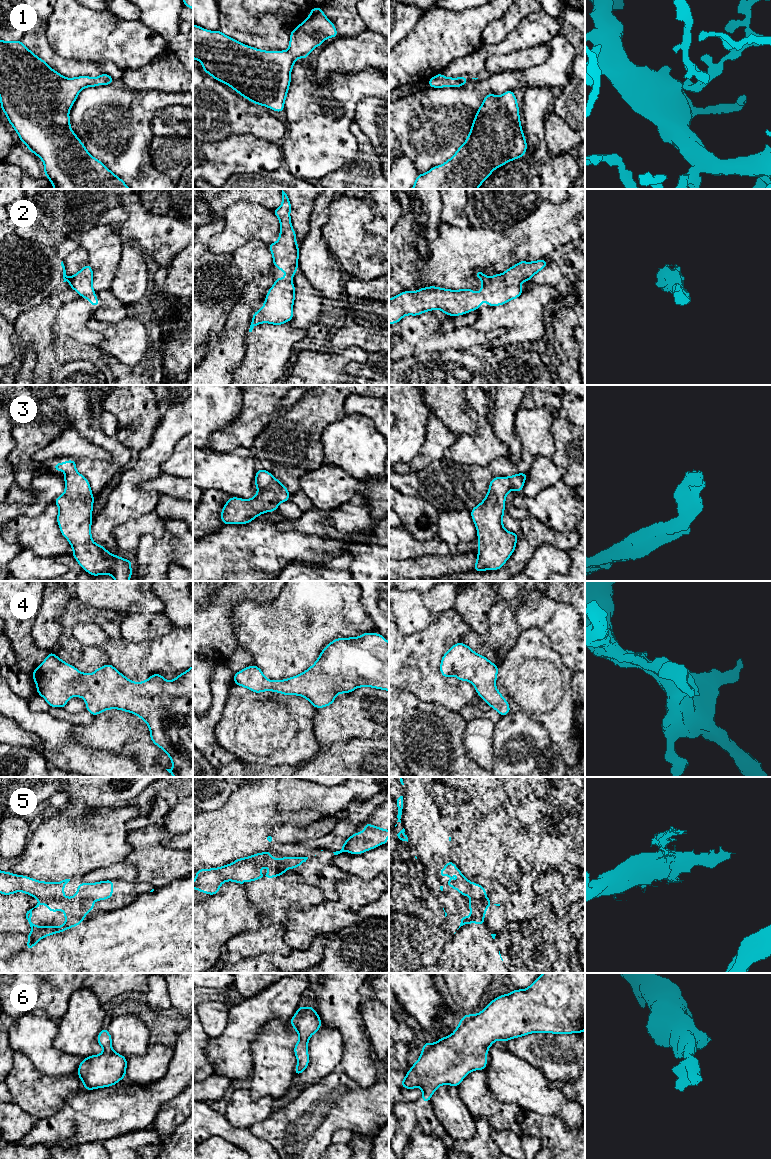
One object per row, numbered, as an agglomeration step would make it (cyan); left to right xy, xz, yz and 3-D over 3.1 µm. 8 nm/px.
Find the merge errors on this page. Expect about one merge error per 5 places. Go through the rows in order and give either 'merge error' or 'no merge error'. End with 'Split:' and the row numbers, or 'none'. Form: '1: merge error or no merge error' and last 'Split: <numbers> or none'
1: no merge error
2: no merge error
3: no merge error
4: no merge error
5: no merge error
6: no merge error
Split: none

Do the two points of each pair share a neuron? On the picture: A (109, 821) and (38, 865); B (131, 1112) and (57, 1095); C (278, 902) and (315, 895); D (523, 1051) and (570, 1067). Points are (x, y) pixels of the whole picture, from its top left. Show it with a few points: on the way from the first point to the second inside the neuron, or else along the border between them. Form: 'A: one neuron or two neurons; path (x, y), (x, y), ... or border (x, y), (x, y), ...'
A: one neuron; path (91, 838), (77, 839), (68, 846), (56, 851)
B: two neurons; border (82, 1089), (73, 1091), (65, 1103), (51, 1115)
C: one neuron; path (287, 895), (306, 895)
D: one neuron; path (535, 1054), (543, 1054), (552, 1063), (558, 1064)

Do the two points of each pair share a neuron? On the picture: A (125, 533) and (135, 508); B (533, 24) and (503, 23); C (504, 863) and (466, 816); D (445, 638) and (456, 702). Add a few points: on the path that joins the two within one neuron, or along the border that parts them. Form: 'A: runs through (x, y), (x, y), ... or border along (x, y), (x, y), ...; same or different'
A: border along (153, 510), (117, 525), (112, 533); different
B: runs through (526, 24), (510, 24); same
C: runs through (490, 860), (466, 836), (466, 830); same
D: runs through (433, 654), (433, 679), (440, 686); same

